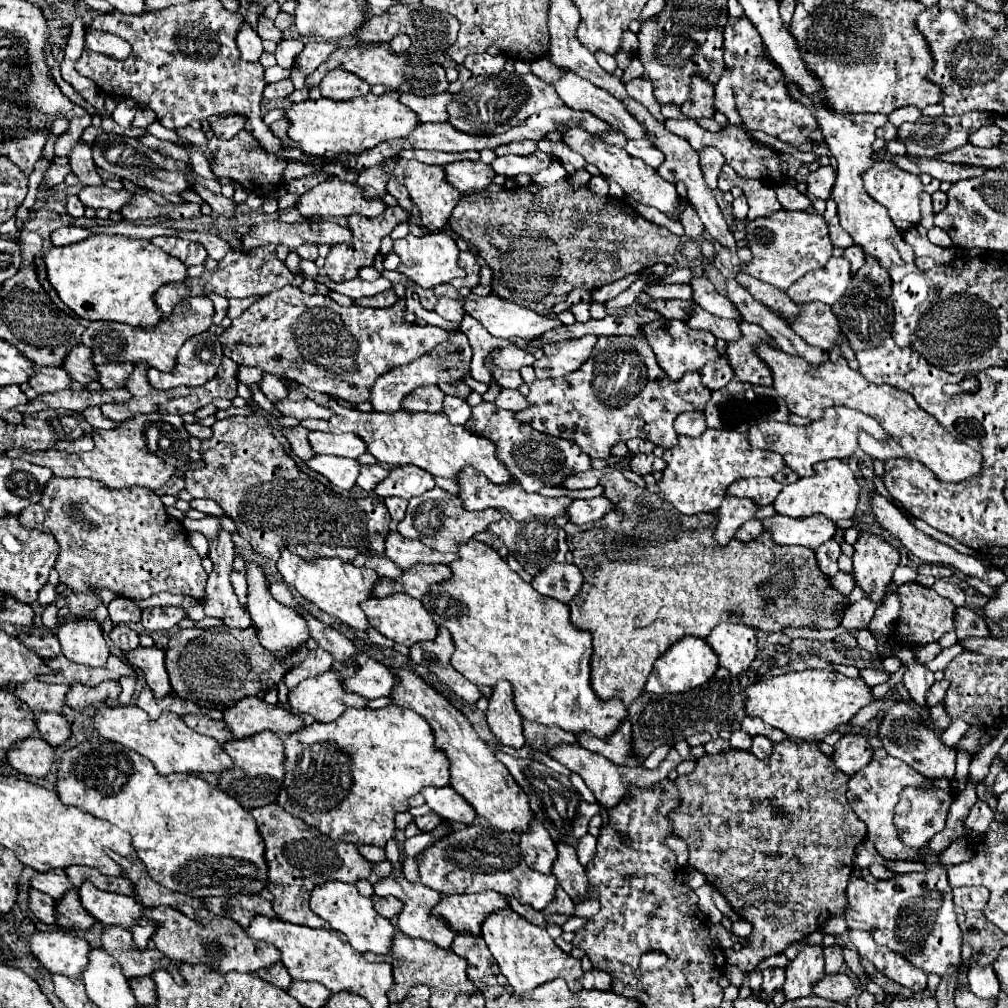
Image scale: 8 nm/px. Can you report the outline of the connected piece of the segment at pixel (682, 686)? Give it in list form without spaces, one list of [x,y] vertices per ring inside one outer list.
[[[684,636],[682,640],[674,642],[654,664],[652,674],[648,676],[646,690],[650,694],[680,694],[692,688],[702,686],[706,680],[714,676],[718,670],[718,654],[702,640],[694,636]]]

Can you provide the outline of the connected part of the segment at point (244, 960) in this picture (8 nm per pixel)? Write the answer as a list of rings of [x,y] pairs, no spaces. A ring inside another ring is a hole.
[[[156,906],[156,908],[144,908],[146,918],[152,918],[158,922],[158,932],[154,934],[152,942],[154,946],[166,954],[172,960],[178,962],[204,962],[210,968],[216,968],[220,972],[256,972],[260,968],[270,968],[274,962],[280,962],[280,954],[274,946],[266,942],[252,940],[236,922],[230,918],[210,918],[208,924],[200,924],[196,920],[186,918],[182,912],[168,908],[168,906]]]

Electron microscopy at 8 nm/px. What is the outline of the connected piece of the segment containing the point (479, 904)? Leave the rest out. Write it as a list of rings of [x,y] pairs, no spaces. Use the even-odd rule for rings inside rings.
[[[482,892],[482,894],[444,896],[438,902],[438,906],[434,906],[434,914],[438,914],[440,918],[446,918],[452,930],[460,934],[470,932],[478,936],[486,916],[500,908],[508,908],[508,900],[502,894]]]

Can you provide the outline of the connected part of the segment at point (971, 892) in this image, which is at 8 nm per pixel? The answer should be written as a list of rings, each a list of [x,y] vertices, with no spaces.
[[[954,888],[954,904],[968,910],[982,910],[986,906],[988,890],[986,888]]]

